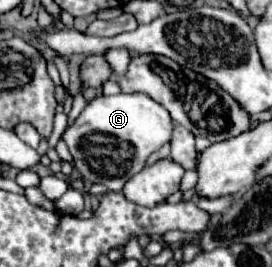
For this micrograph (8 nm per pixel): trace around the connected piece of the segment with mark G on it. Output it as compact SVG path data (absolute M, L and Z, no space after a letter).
M147 94L95 96L85 110L63 132L75 172L91 184L103 184L111 192L121 192L127 180L137 174L151 152L159 150L171 138L173 122L169 112Z

